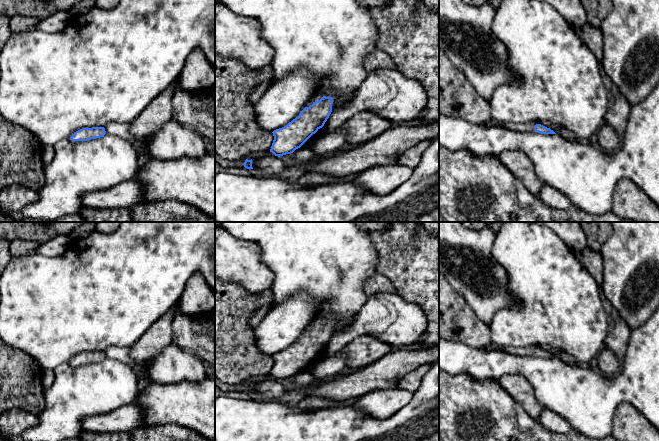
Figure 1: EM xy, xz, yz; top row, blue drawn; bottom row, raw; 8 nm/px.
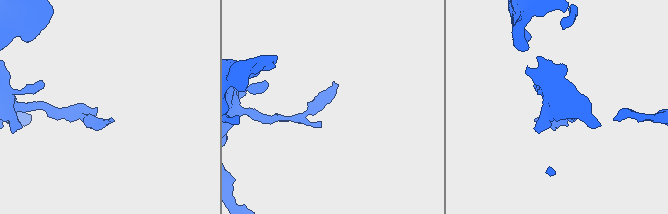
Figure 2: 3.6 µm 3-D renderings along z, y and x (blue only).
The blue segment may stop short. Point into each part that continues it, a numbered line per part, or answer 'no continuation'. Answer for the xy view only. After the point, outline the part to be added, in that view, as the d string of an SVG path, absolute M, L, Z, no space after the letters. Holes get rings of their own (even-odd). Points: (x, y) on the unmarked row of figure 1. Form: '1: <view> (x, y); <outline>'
no continuation

